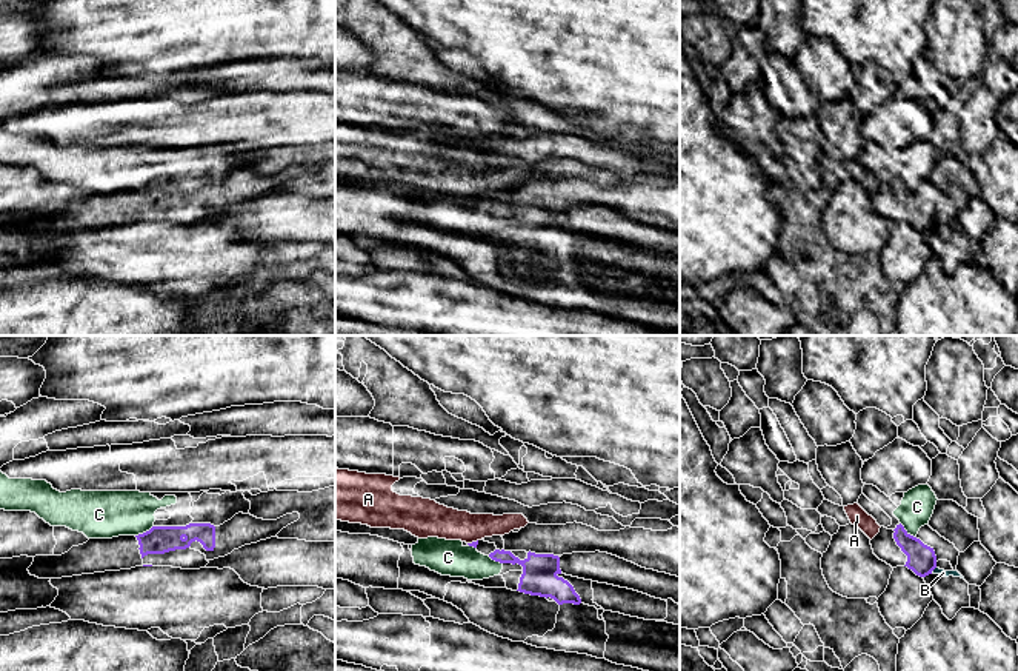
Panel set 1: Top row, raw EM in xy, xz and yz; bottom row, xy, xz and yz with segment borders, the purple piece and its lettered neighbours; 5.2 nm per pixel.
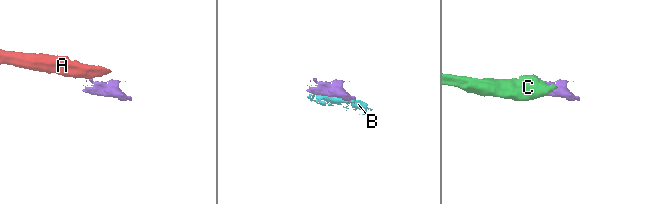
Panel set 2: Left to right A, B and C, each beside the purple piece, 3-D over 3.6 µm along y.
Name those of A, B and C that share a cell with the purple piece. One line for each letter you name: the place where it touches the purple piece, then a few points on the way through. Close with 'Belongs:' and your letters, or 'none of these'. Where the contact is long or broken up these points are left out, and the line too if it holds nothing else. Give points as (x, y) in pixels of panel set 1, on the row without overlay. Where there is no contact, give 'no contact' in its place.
Belongs: none of these

